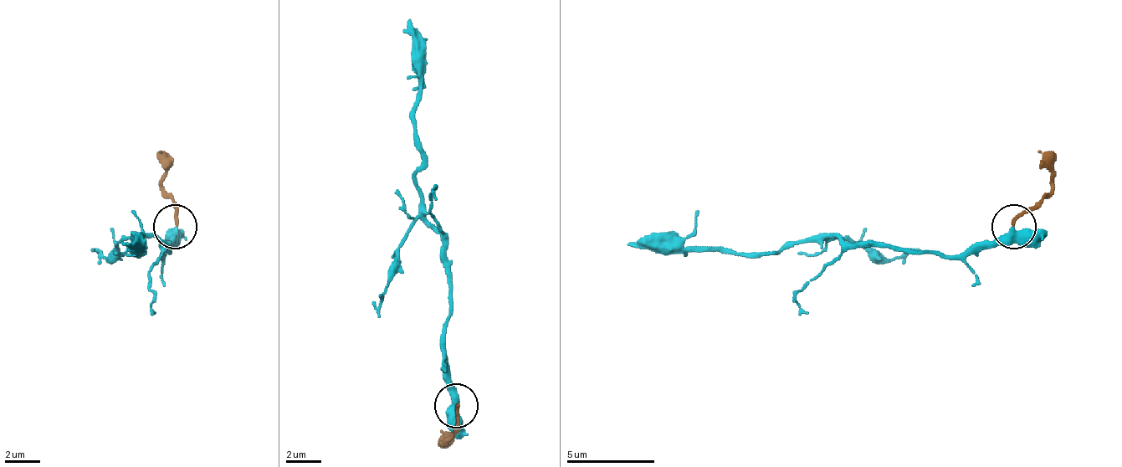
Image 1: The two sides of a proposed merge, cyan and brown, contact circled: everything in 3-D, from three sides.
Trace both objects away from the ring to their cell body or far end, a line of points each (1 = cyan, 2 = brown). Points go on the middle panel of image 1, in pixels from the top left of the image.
1: (457, 404), (444, 346), (448, 263), (444, 236), (426, 218), (417, 183), (422, 144), (408, 20)
2: (457, 404), (457, 431), (444, 444), (439, 431)

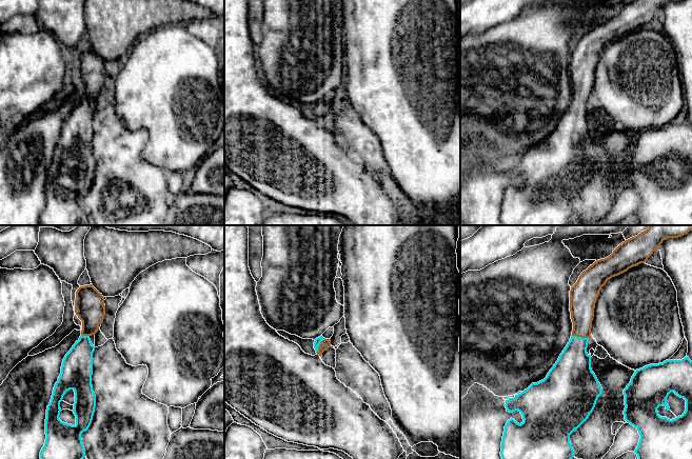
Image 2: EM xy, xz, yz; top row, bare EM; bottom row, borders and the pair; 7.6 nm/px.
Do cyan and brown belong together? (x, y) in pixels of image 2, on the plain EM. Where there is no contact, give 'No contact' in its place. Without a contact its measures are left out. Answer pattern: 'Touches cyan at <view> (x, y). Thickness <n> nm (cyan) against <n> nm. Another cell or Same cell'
Touches cyan at yz (580, 101). Thickness 280 nm (cyan) against 190 nm. Same cell

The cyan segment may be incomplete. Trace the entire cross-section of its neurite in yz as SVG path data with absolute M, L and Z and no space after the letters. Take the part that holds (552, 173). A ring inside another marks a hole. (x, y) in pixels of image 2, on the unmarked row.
M681 0L632 1L619 8L609 21L595 25L581 37L570 55L573 86L570 105L543 144L532 147L514 162L506 164L507 175L518 175L523 186L519 188L512 182L508 184L501 205L500 219L503 225L571 225L574 214L570 199L589 182L602 157L601 149L591 133L591 120L587 117L599 56L612 41L645 27L654 15L659 14L664 4L678 1Z

